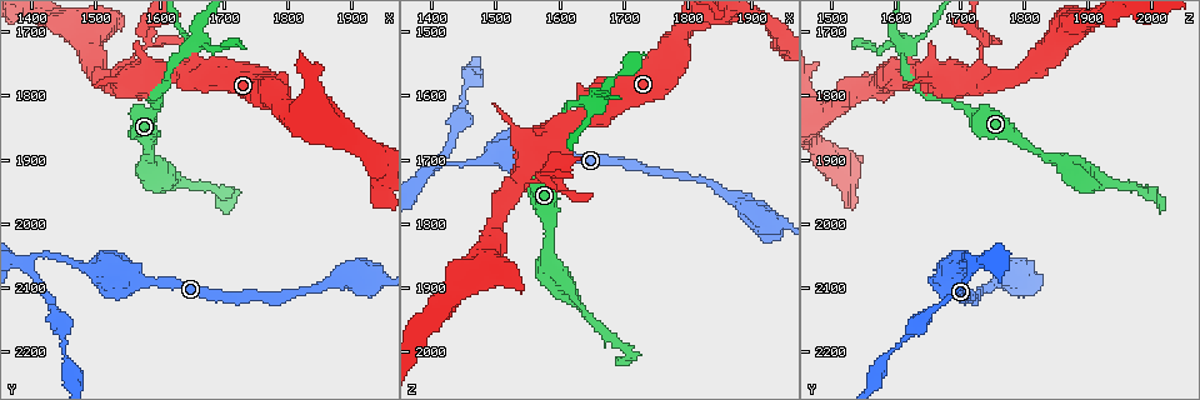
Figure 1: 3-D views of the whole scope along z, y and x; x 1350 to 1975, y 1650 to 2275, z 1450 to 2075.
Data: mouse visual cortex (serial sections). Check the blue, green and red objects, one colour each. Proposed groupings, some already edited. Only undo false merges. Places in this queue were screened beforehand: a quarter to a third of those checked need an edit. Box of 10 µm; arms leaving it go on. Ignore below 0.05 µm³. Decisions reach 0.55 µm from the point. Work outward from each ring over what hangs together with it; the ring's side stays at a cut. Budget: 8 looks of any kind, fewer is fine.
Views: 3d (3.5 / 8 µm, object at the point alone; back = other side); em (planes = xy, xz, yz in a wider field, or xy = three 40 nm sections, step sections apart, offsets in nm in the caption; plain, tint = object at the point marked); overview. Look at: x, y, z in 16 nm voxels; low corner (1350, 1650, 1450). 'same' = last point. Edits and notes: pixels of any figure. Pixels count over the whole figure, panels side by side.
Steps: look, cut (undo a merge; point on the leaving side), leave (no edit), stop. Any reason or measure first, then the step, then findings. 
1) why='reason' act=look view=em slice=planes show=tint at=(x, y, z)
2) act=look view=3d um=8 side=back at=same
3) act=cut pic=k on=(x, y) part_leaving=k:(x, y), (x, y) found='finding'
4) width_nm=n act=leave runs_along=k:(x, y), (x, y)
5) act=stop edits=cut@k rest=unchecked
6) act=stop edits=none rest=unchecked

why='sharp bend' act=look view=em slice=xy step=2 show=tint at=(1575, 1720, 1735)

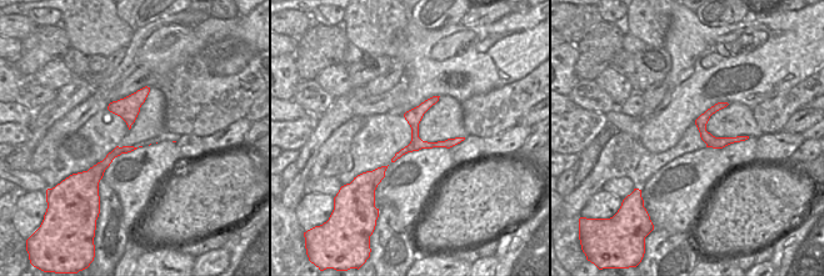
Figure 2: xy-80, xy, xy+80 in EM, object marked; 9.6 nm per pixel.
act=look view=3d um=3.5 at=same

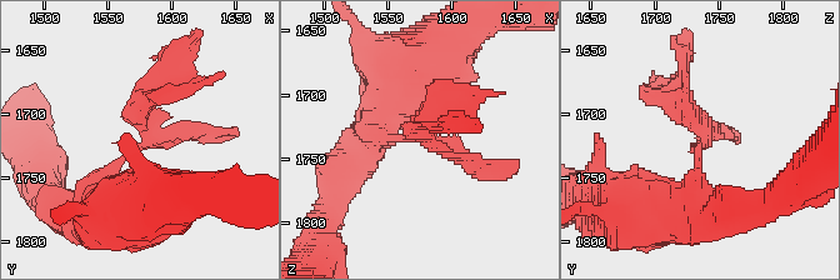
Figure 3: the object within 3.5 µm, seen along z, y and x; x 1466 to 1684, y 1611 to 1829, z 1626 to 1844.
act=leave runs_along=3:(99, 194), (173, 64) found='continuous, no second cell'

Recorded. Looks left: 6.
why='four arms meet' act=look view=3d um=3.5 at=(1665, 1710, 1605)

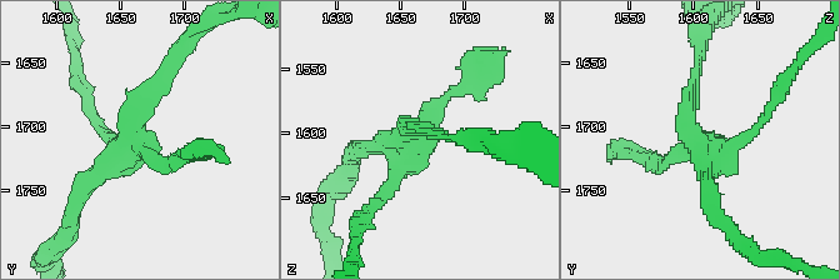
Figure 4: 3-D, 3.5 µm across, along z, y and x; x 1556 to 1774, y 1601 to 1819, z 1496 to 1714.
arms=4 arm_widths_nm=150,150,200,250 why='shape alone is not enough' act=look view=em slice=planes show=tint at=(1666, 1714, 1606)

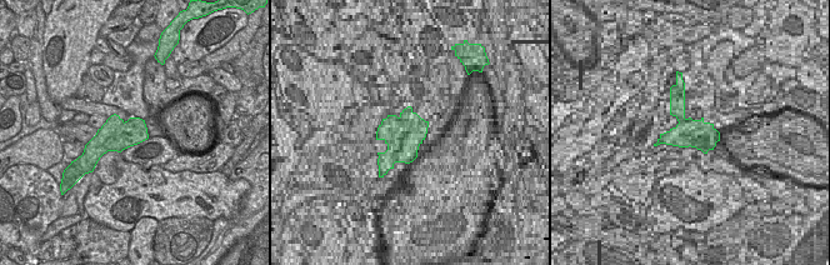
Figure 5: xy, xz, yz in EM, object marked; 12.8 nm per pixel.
act=cut pic=4 on=(459, 90) found='a second cell is stuck on'

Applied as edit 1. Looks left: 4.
why='thin arm on a thick one' act=look view=3d um=3.5 at=(1395, 2055, 1720)

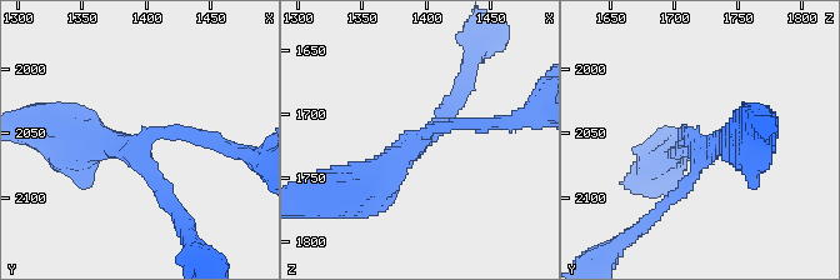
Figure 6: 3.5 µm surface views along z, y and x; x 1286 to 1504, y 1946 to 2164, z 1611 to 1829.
arms=3 arm_widths_nm=150,200,450 act=look view=em slice=xy step=3 show=tint at=(1396, 2060, 1716)

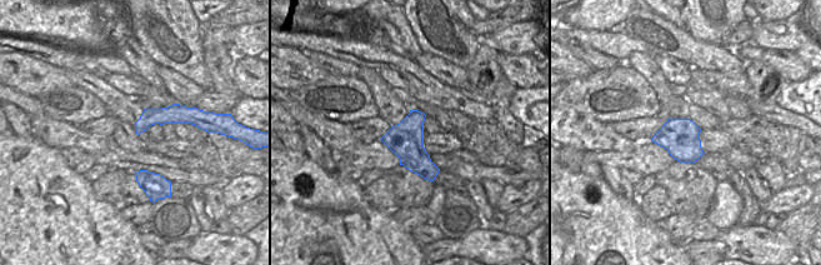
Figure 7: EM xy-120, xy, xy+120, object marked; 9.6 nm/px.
width_nm=340 act=leave runs_along=6:(681, 141), (698, 169), (660, 210) found='one cell here'

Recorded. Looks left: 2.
act=stop edits=cut@4 rest=unchecked

